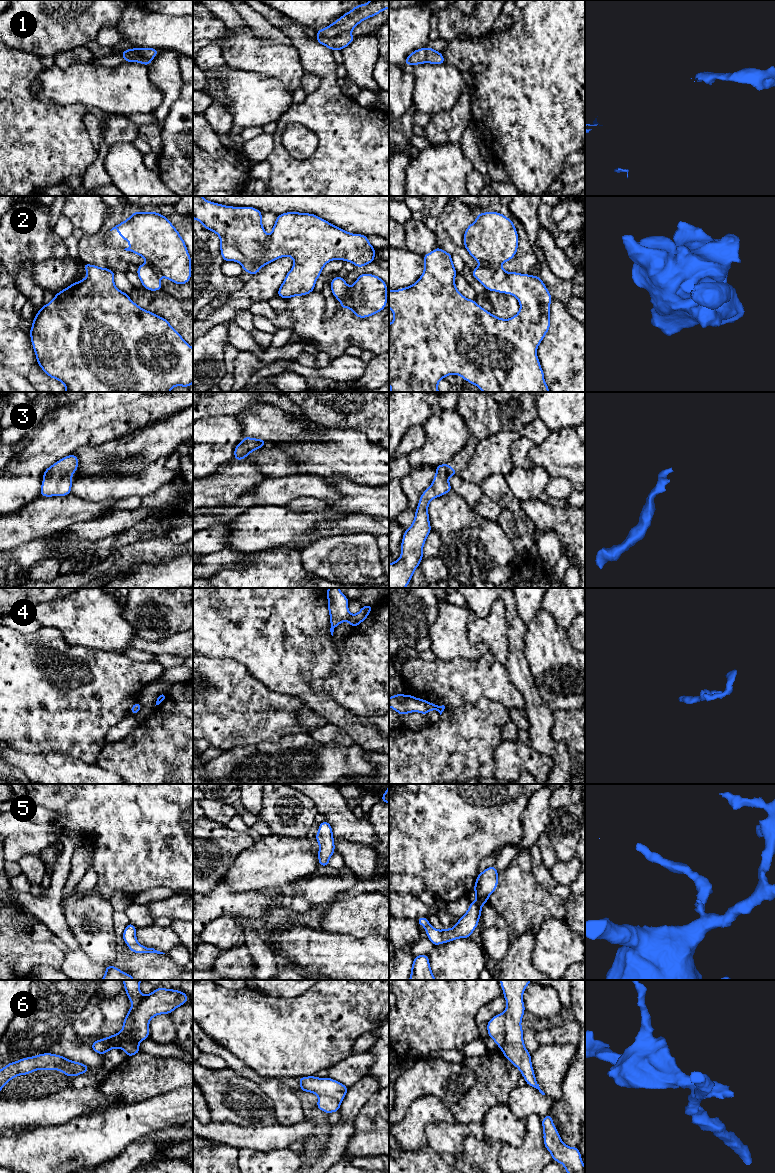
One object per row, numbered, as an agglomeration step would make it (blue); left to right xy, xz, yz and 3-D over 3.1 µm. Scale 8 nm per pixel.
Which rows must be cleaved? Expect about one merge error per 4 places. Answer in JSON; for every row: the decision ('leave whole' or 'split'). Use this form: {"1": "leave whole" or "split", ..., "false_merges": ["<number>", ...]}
{"1": "leave whole", "2": "leave whole", "3": "leave whole", "4": "leave whole", "5": "leave whole", "6": "split", "false_merges": ["6"]}

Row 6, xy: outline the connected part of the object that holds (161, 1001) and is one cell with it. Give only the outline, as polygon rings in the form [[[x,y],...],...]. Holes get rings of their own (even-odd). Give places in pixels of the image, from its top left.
[[[162,987],[148,994],[131,1014],[135,1027],[134,1039],[136,1041],[148,1039],[149,1022],[154,1016],[171,1014],[187,1001],[188,995],[184,992]]]

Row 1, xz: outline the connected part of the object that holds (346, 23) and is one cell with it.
[[[370,0],[367,4],[357,5],[351,11],[342,15],[338,20],[334,21],[328,27],[317,30],[316,41],[332,50],[343,50],[354,40],[354,36],[350,33],[362,21],[381,13],[389,8],[389,0]]]

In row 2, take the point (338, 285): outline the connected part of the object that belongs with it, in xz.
[[[361,274],[352,286],[348,286],[345,279],[336,276],[330,283],[334,297],[341,302],[342,309],[349,308],[356,317],[366,318],[382,311],[387,305],[387,285],[378,276]]]

